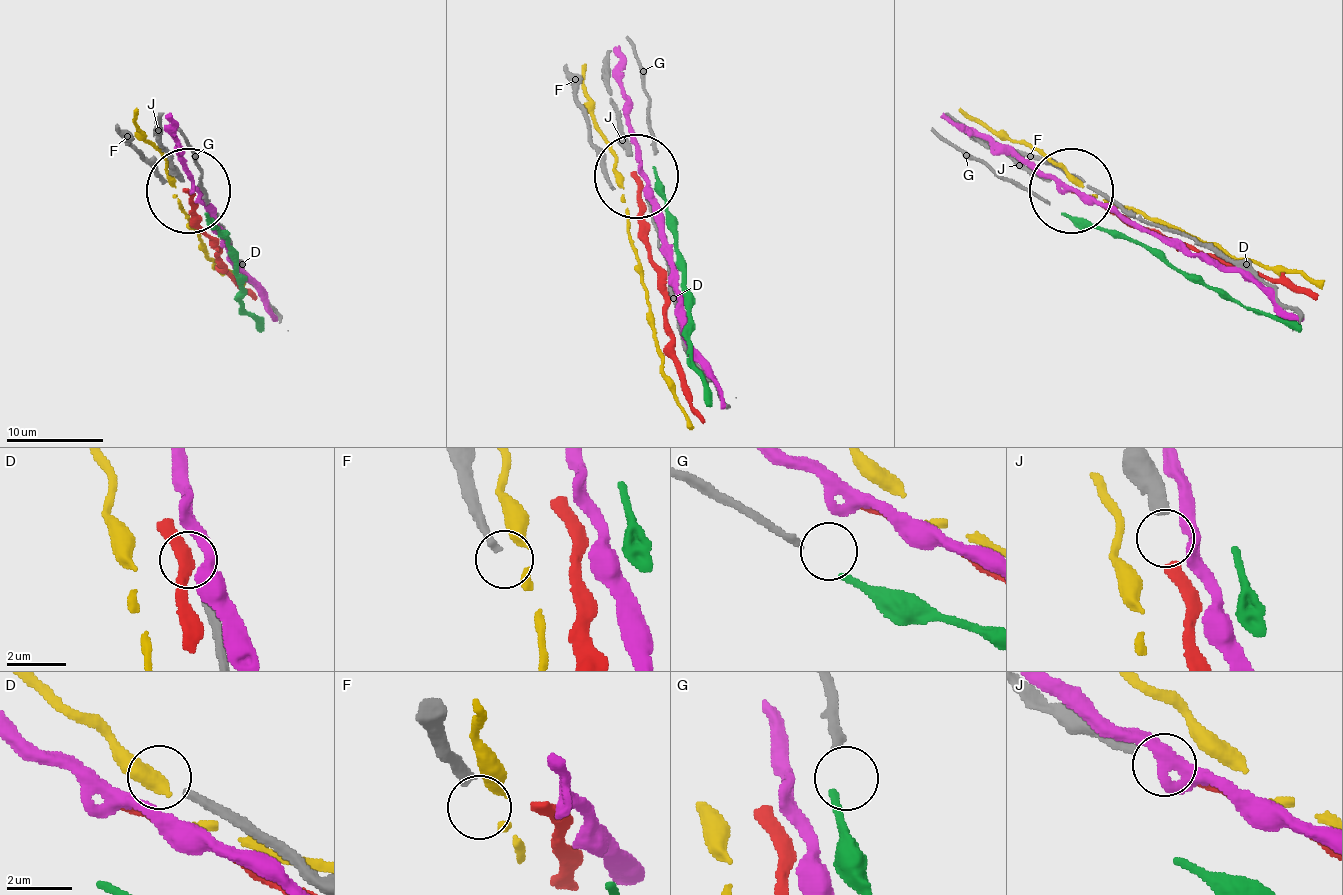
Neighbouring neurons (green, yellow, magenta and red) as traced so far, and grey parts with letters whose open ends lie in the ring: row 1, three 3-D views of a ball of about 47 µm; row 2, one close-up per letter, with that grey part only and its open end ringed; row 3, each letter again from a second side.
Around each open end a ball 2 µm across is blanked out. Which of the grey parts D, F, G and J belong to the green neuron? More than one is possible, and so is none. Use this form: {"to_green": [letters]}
{"to_green": []}

